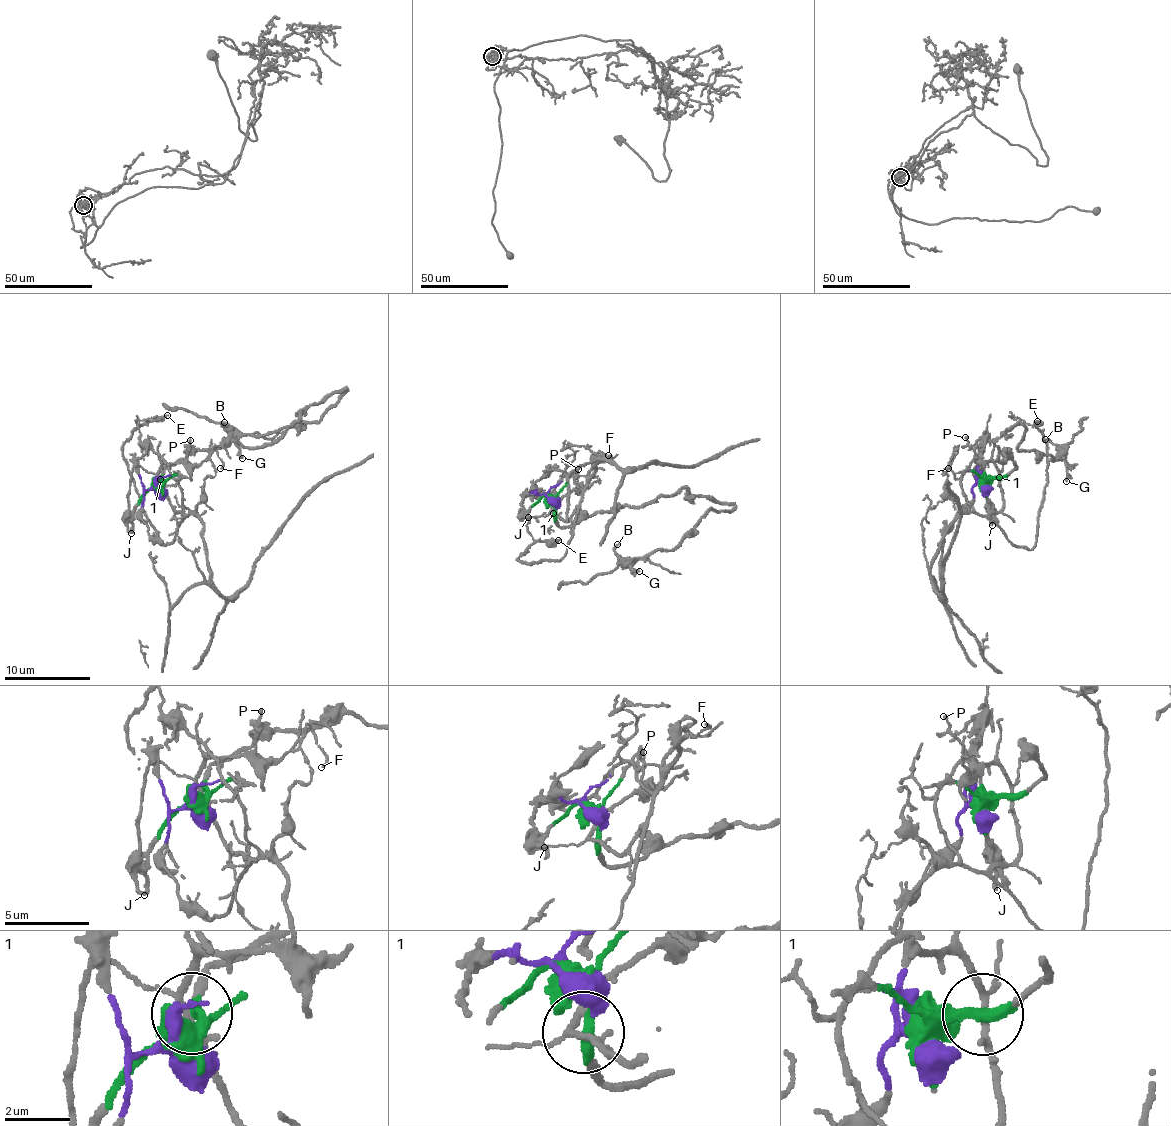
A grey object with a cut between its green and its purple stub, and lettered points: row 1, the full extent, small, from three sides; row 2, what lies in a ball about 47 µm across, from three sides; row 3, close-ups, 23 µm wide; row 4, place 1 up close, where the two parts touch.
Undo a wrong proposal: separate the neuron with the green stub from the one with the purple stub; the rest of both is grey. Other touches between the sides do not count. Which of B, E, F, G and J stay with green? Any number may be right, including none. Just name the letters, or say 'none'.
B, G, J

